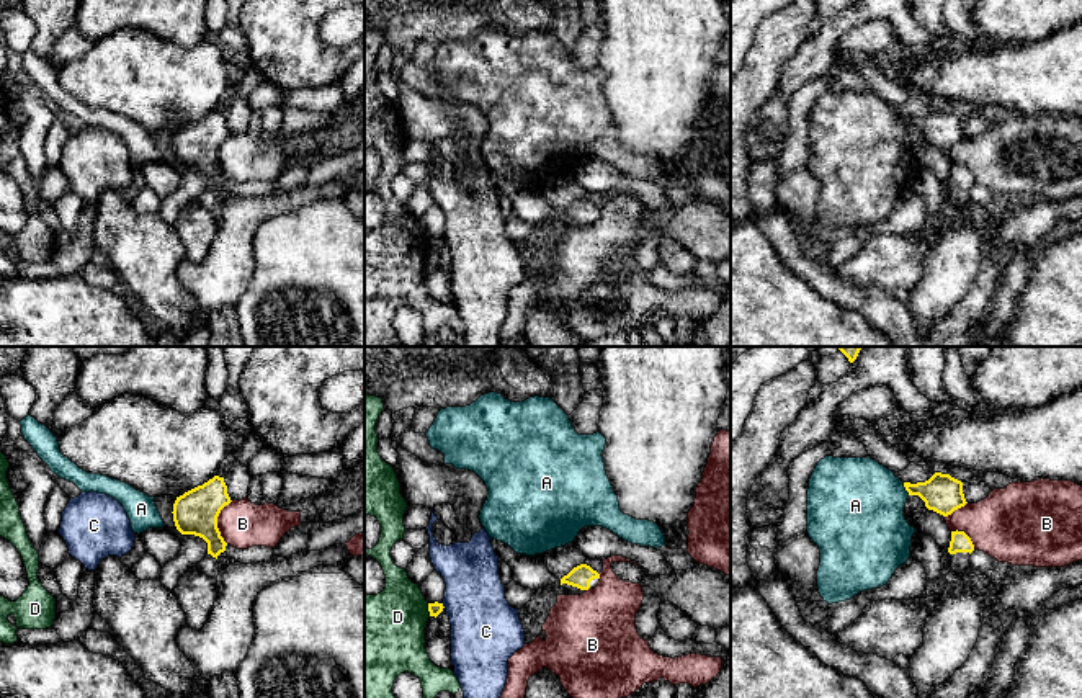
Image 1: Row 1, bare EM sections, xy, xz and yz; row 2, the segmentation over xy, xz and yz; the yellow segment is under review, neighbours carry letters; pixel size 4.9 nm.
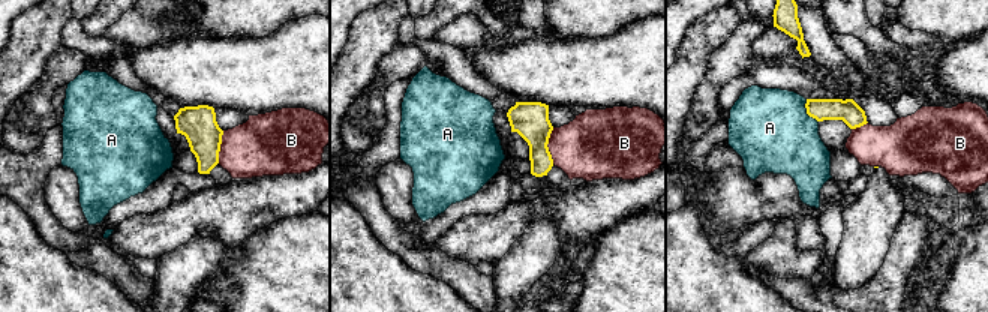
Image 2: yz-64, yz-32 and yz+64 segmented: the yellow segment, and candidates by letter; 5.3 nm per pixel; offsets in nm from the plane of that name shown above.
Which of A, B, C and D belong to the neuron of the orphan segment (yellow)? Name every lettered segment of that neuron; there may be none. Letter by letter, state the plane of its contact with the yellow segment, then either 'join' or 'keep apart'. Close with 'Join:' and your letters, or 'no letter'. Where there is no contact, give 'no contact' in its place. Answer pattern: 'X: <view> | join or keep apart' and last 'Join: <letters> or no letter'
A: yz | keep apart
B: xy | keep apart
C: xz | keep apart
D: xz | keep apart
Join: no letter

